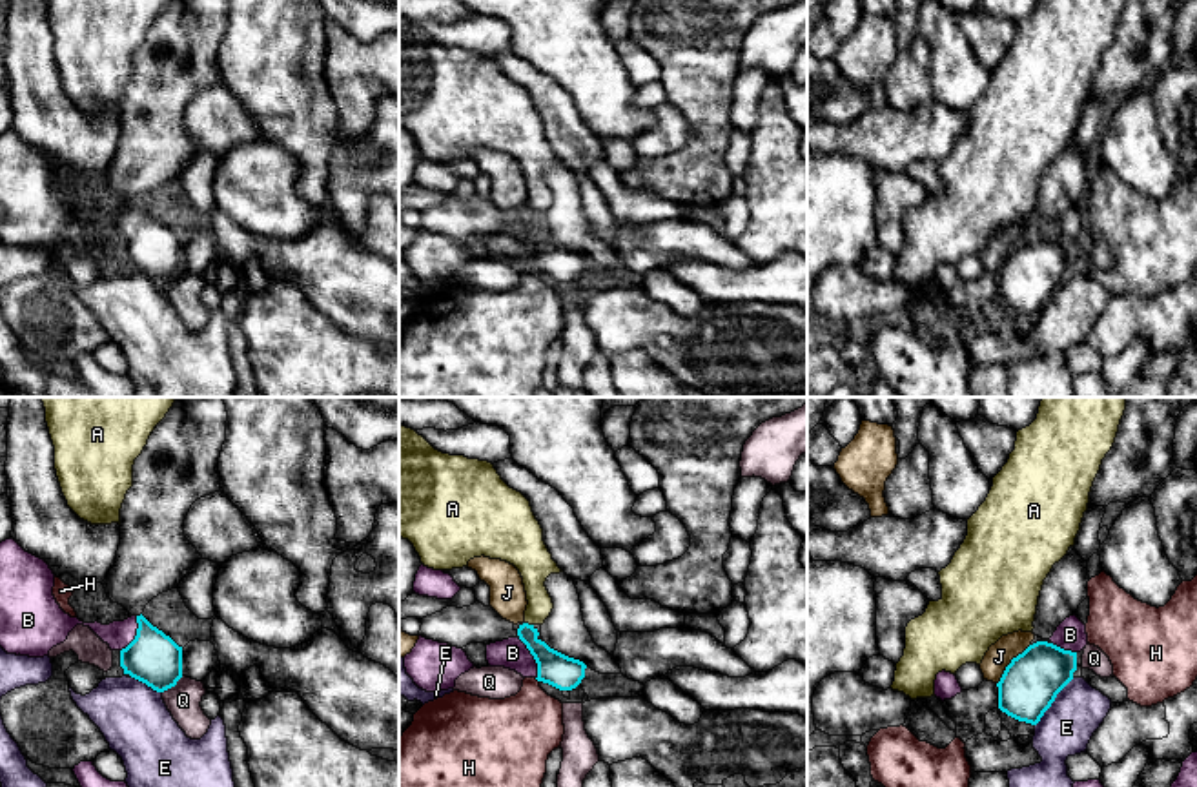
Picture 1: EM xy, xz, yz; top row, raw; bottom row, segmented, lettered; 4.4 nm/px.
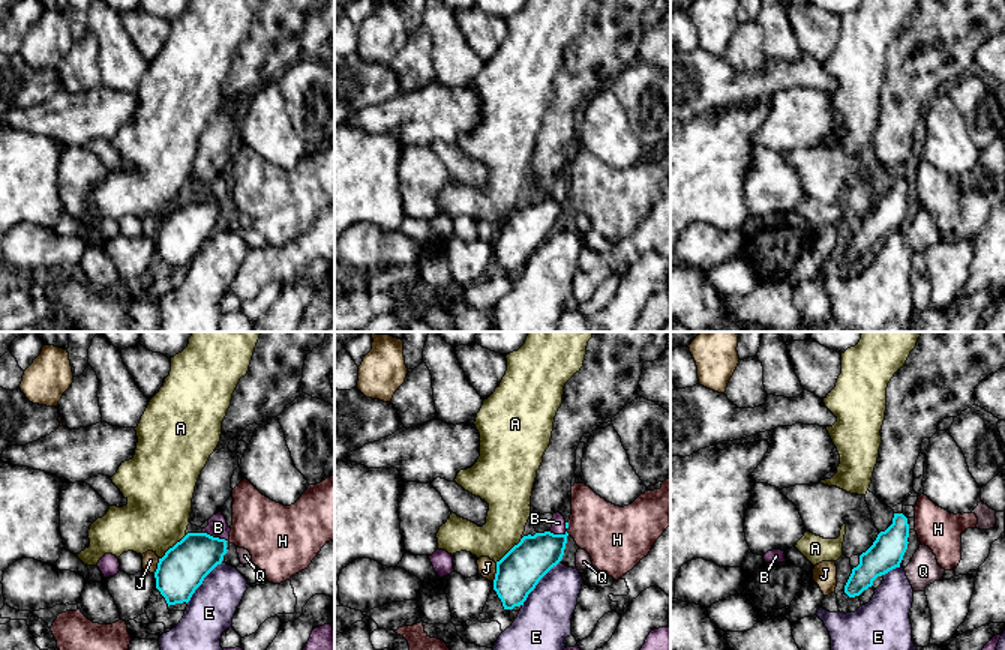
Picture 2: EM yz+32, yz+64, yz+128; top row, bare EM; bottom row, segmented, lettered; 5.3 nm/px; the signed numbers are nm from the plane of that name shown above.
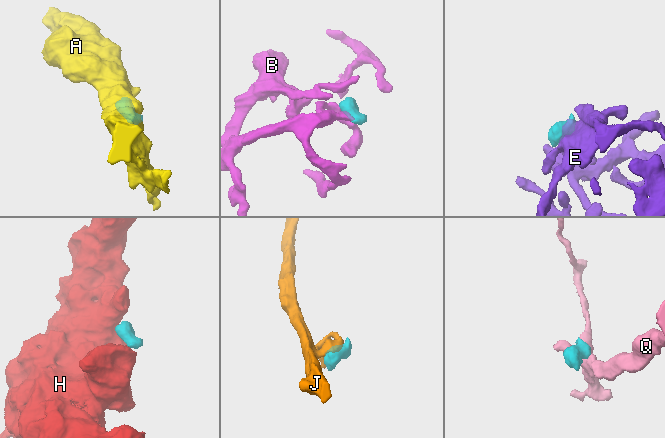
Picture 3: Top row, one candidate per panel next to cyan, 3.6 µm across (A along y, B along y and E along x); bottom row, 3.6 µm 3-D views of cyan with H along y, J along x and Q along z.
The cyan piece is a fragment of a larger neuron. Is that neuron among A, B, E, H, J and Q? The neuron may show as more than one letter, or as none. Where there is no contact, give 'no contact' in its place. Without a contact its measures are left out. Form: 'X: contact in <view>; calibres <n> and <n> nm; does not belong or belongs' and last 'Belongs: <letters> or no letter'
A: contact in xz; calibres 150 and 140 nm; does not belong
B: contact in xz; calibres 150 and 140 nm; belongs
E: contact in yz; calibres 260 and 240 nm; does not belong
H: no contact; does not belong
J: contact in yz; calibres 260 and 110 nm; does not belong
Q: contact in xy; calibres 240 and 150 nm; does not belong
Belongs: B

